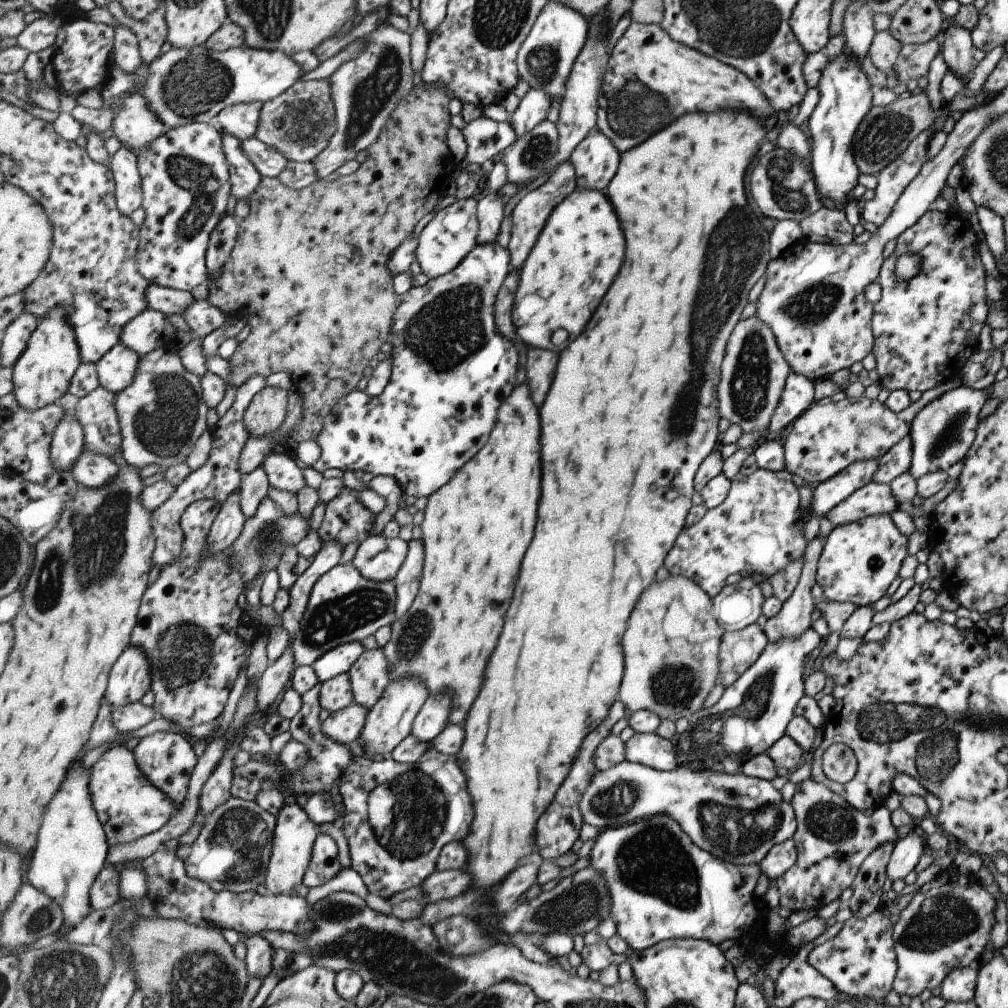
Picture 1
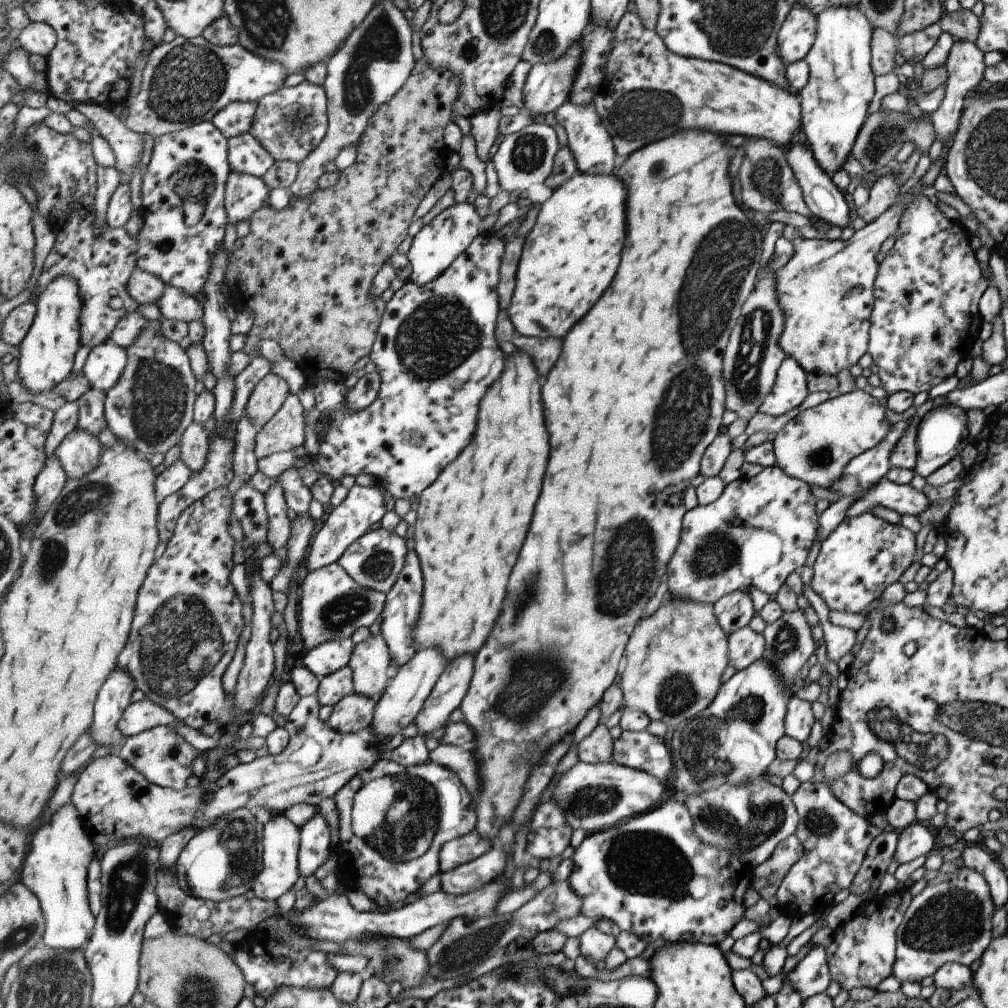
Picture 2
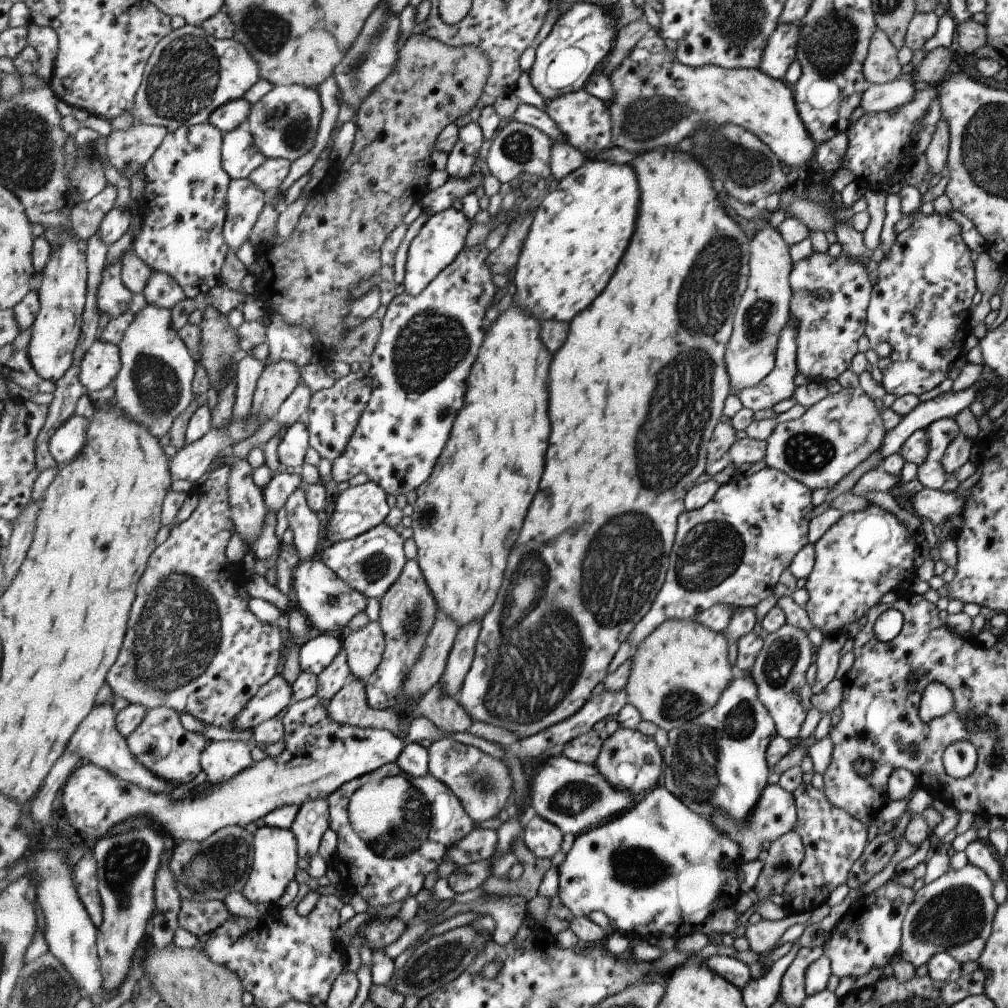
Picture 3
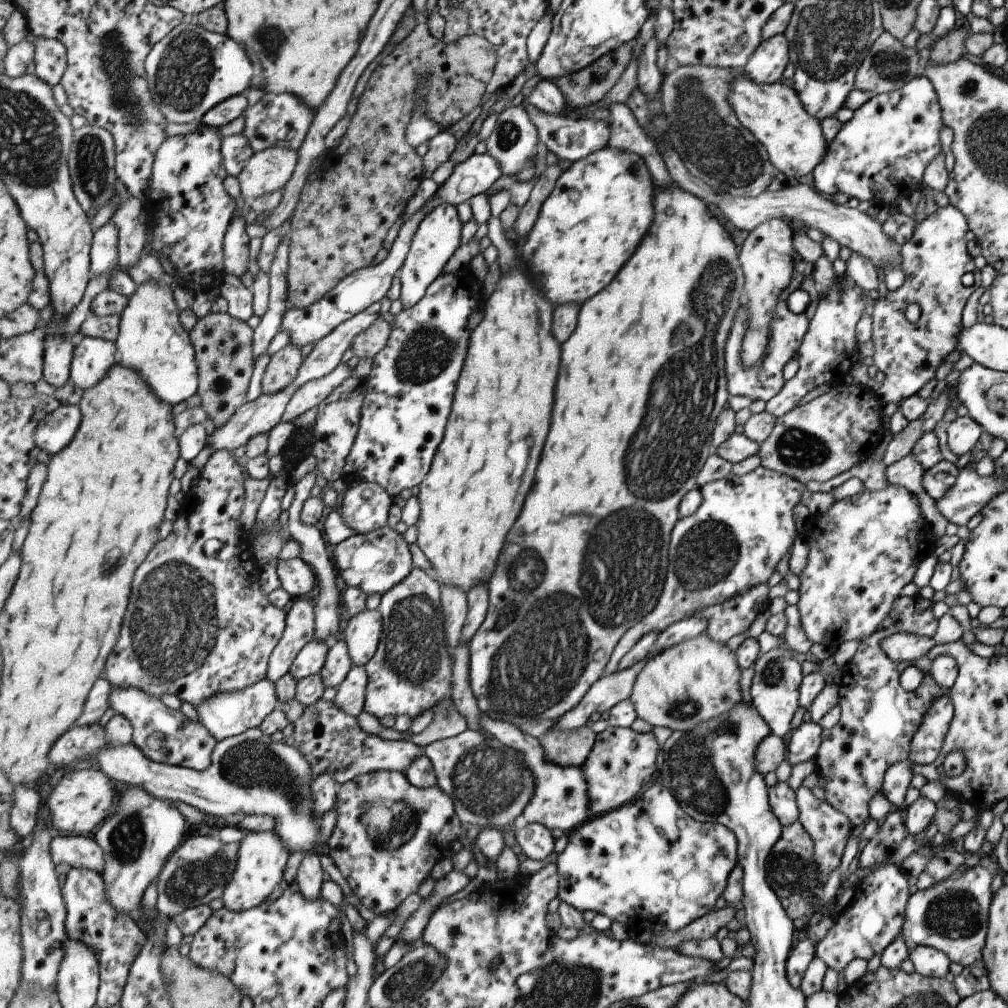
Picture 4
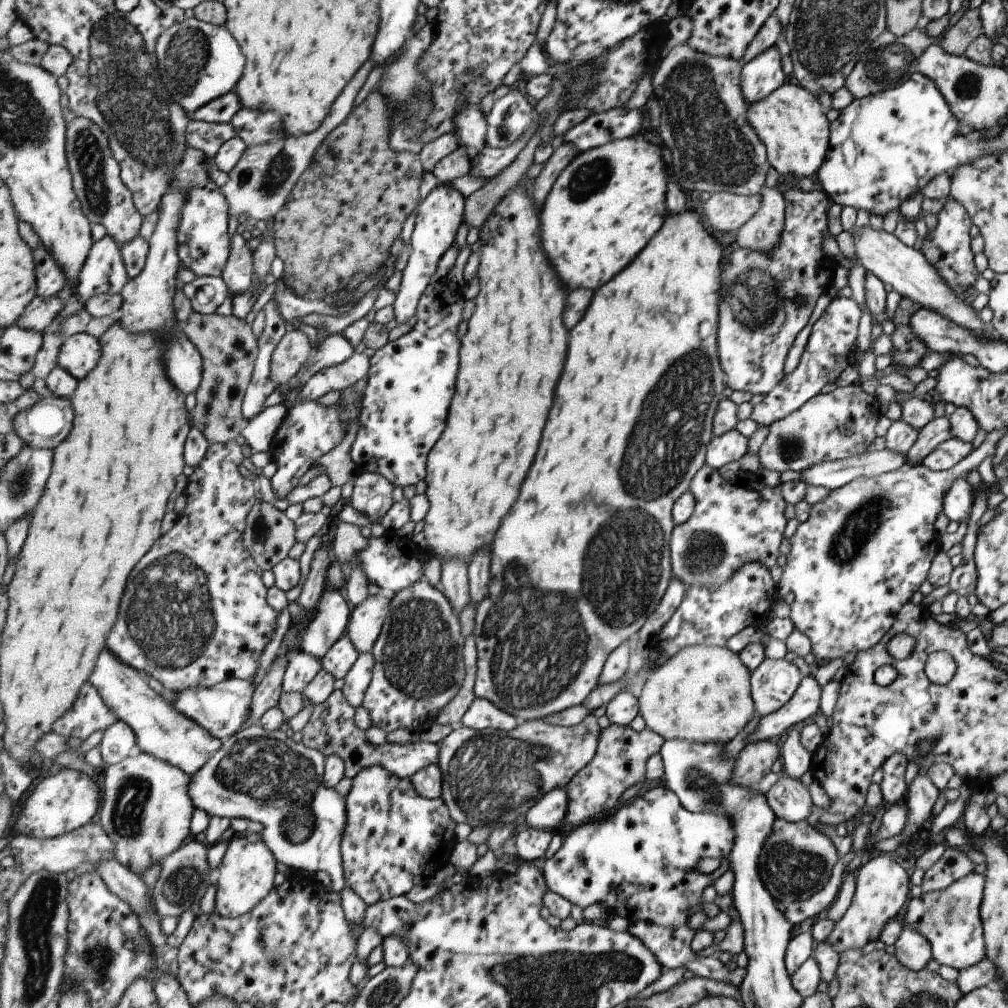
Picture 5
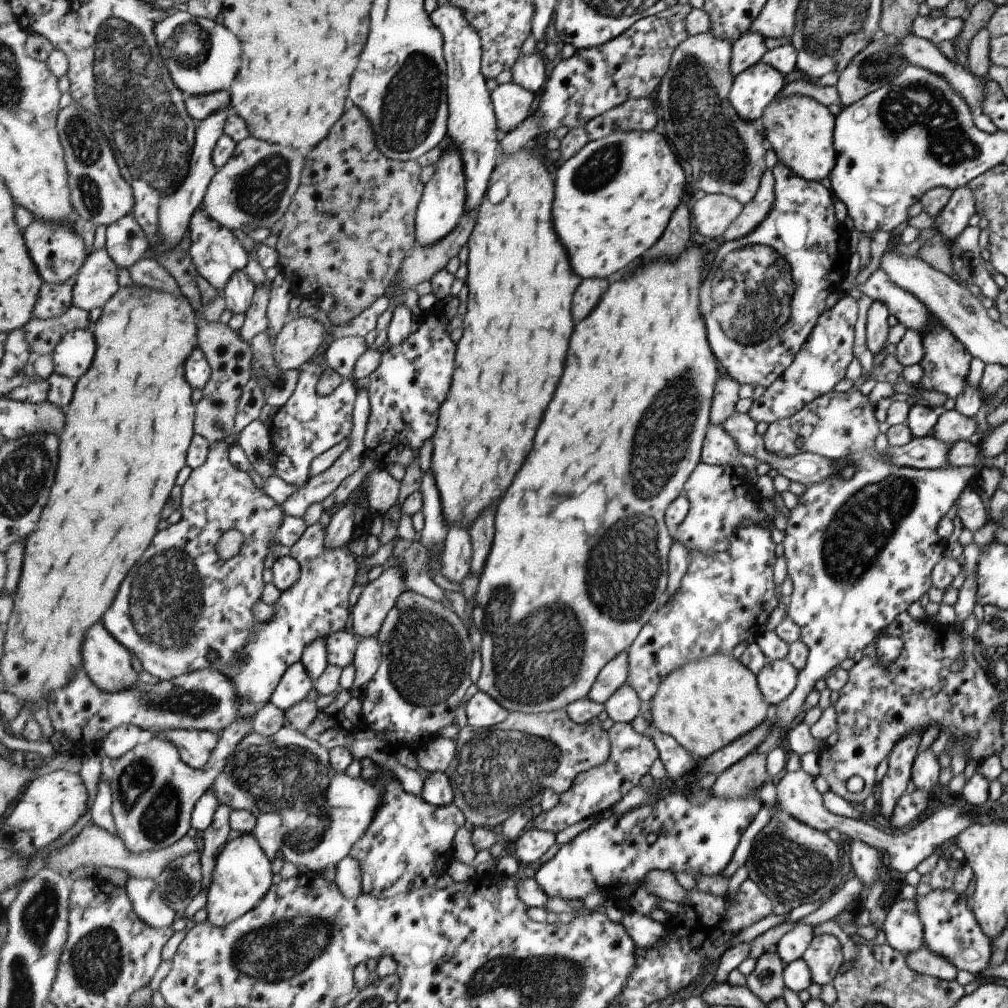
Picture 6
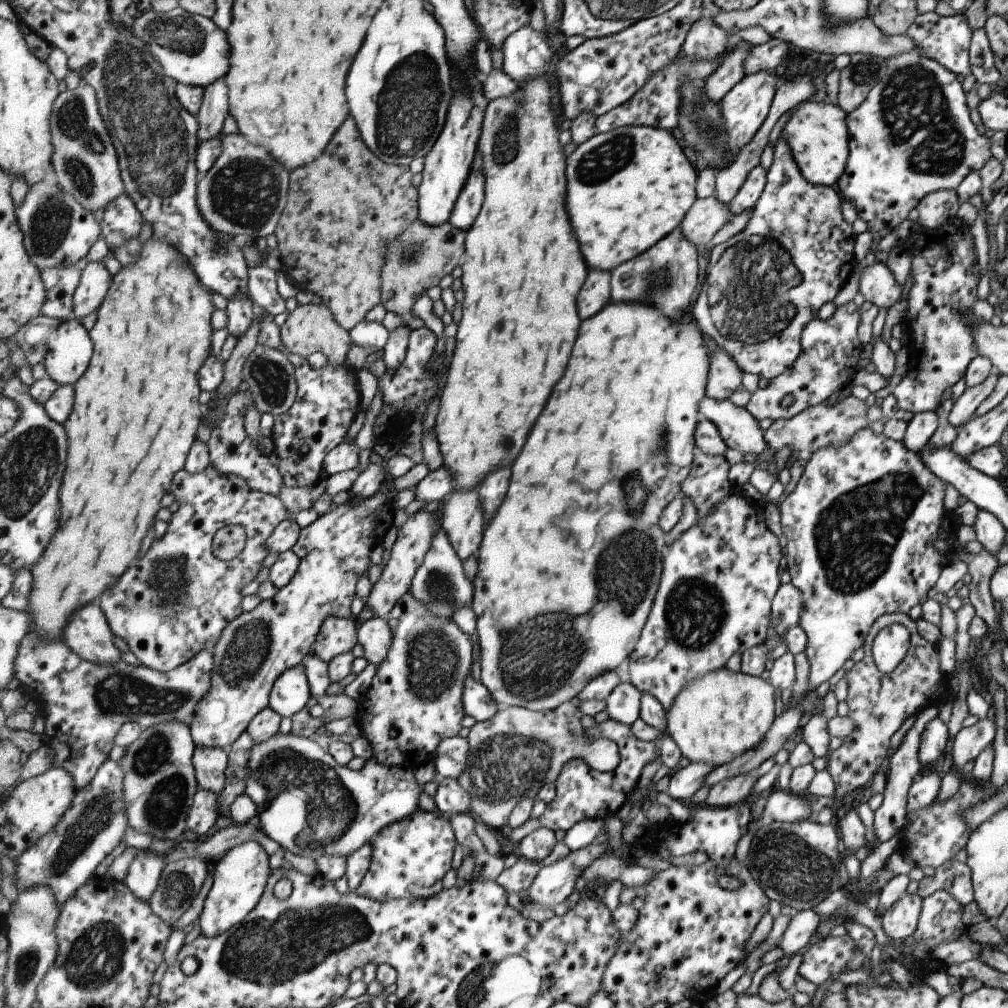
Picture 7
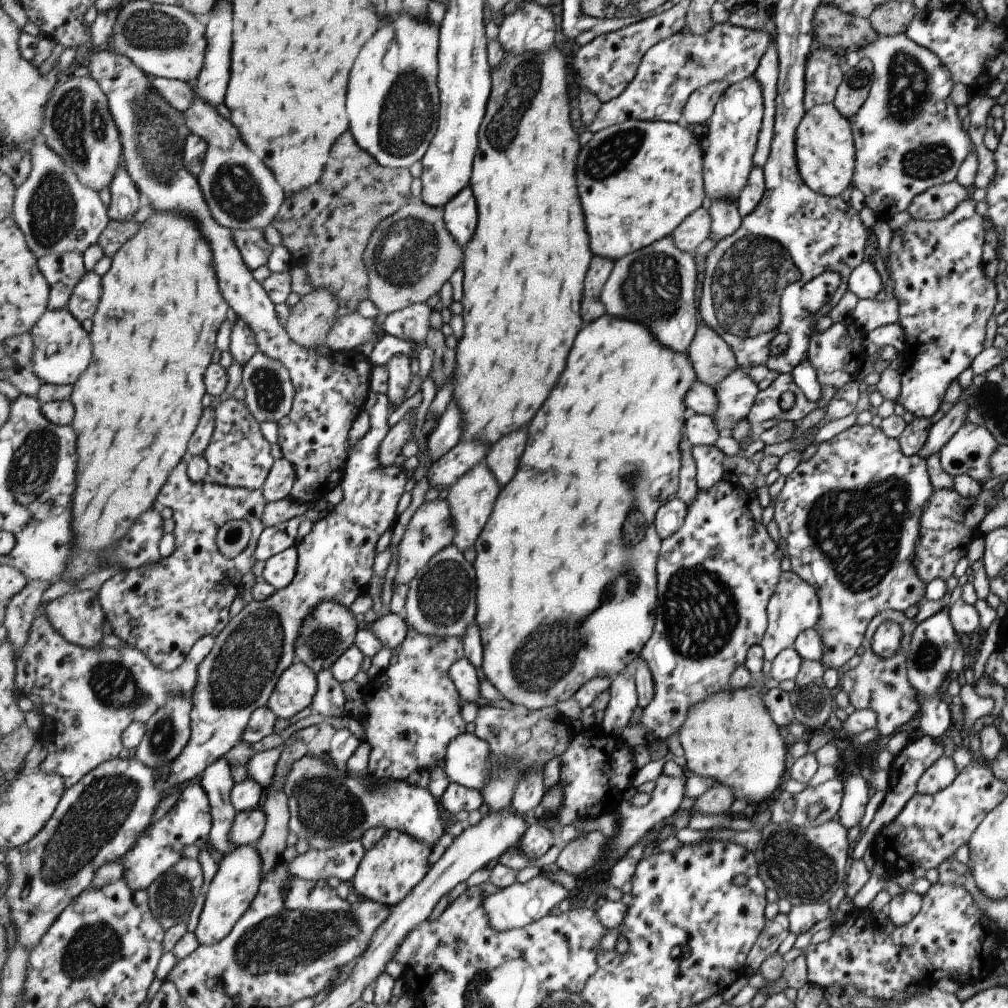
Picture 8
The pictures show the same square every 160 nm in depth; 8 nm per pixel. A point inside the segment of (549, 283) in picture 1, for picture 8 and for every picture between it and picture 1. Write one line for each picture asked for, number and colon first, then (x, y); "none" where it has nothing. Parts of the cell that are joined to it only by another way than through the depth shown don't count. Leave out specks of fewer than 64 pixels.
2: (570, 258)
3: (580, 232)
4: (601, 208)
5: (608, 203)
6: (615, 198)
7: (629, 188)
8: (640, 180)

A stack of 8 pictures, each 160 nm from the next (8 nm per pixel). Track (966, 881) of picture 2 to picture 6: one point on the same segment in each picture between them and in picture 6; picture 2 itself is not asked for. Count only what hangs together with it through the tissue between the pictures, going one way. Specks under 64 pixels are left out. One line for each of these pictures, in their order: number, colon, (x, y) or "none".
3: (953, 914)
4: (951, 916)
5: (949, 919)
6: (949, 930)

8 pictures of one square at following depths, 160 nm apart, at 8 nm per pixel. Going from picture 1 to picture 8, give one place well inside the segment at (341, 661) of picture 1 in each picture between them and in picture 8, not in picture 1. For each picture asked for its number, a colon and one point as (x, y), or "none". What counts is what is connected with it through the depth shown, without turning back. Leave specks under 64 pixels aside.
2: (328, 658)
3: (316, 655)
4: (311, 660)
5: (303, 666)
6: (297, 682)
7: (292, 691)
8: (297, 688)

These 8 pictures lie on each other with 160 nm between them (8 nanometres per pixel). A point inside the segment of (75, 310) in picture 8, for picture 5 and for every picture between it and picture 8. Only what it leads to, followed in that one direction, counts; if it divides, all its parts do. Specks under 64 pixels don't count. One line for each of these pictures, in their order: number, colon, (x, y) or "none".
5: (105, 271)
6: (98, 281)
7: (96, 280)

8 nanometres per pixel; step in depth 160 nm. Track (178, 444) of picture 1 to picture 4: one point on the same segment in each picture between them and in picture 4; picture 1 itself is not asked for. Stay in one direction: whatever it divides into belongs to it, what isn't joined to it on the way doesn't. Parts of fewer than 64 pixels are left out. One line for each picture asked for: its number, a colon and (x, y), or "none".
2: (152, 406)
3: (154, 387)
4: (152, 340)

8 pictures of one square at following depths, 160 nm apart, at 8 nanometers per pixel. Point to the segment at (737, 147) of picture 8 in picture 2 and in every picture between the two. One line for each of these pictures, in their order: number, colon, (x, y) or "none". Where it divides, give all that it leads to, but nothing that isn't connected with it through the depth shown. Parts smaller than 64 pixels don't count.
2: (797, 33)
3: (781, 50)
4: (766, 65)
5: (764, 73)
6: (755, 88)
7: (745, 106)

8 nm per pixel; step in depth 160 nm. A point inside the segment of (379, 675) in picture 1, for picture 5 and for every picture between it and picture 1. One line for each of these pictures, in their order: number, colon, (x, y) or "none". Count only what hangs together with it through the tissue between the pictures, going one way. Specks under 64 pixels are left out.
2: (371, 660)
3: (366, 647)
4: (364, 631)
5: (366, 623)

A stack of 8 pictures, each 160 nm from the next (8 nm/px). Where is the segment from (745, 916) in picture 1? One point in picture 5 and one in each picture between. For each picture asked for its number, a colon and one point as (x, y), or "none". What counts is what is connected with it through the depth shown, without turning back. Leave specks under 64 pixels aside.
2: (653, 876)
3: (661, 868)
4: (649, 864)
5: (640, 861)

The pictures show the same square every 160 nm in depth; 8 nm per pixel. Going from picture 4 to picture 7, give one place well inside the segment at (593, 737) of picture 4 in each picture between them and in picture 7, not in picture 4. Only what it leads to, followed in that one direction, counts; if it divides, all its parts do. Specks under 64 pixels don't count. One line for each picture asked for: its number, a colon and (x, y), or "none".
5: (490, 777)
6: (497, 771)
7: (514, 754)

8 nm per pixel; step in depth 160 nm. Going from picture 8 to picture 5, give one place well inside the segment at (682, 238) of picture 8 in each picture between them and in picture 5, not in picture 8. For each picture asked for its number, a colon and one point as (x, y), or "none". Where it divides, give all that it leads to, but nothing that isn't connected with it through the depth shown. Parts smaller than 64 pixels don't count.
5: (725, 211)
6: (713, 214)
7: (706, 218)

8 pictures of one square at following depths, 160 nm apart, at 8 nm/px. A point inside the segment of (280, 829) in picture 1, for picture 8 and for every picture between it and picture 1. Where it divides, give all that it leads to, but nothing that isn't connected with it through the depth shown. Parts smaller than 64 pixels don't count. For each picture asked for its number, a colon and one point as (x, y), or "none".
2: (282, 837)
3: (276, 859)
4: (263, 855)
5: (246, 875)
6: (243, 876)
7: (241, 875)
8: (237, 882)

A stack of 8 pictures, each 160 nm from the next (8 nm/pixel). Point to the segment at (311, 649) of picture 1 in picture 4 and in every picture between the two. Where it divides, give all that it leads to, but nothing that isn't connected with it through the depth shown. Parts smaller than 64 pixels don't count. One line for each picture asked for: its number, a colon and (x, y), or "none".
2: (333, 605)
3: (330, 603)
4: (297, 578)

